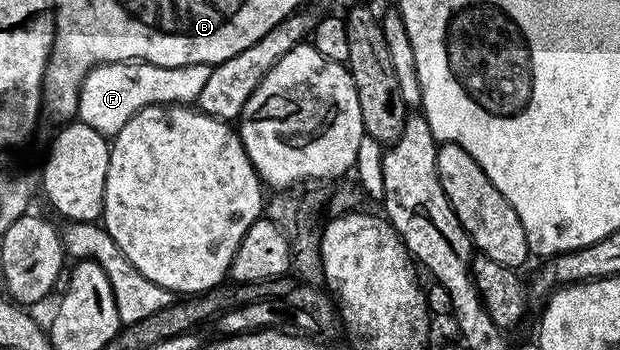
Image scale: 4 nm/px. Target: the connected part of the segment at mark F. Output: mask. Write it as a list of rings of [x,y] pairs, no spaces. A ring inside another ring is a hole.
[[[101,63],[92,68],[80,90],[79,122],[90,125],[105,137],[115,137],[122,125],[144,107],[188,105],[202,93],[212,67],[206,63],[185,67],[159,67],[153,63]]]

